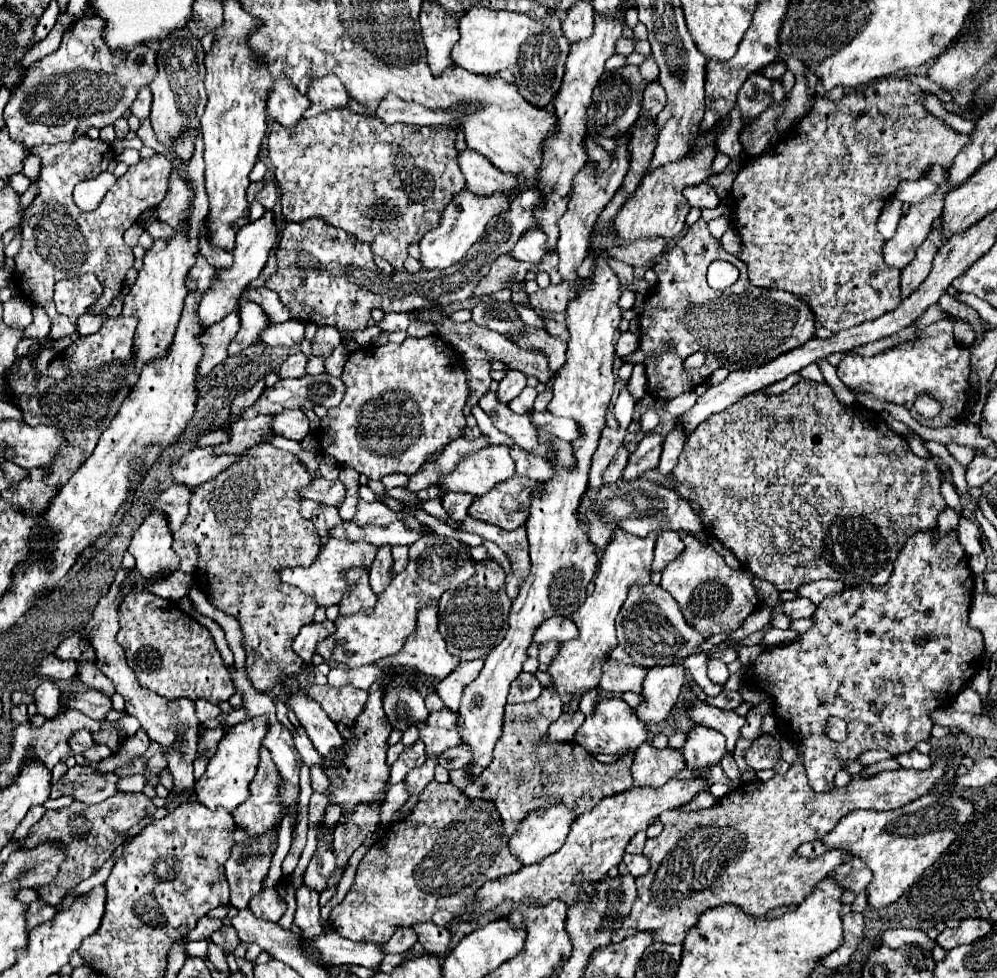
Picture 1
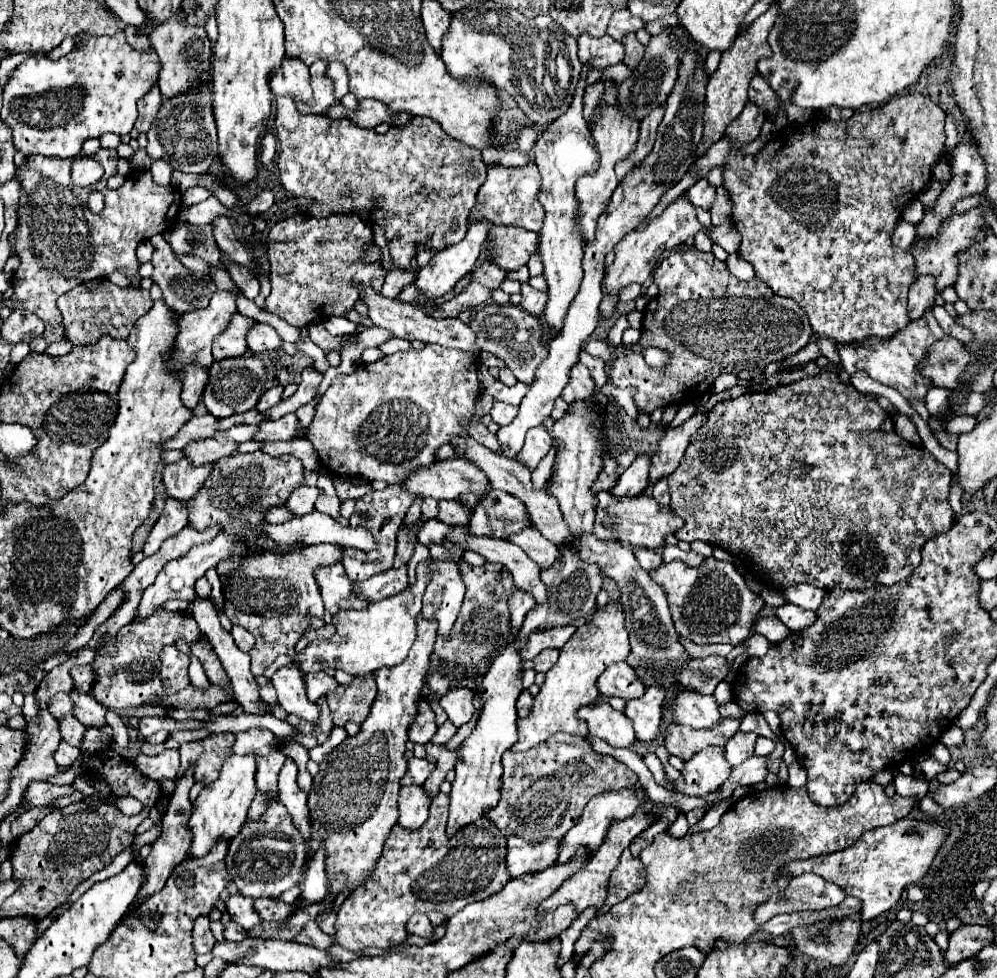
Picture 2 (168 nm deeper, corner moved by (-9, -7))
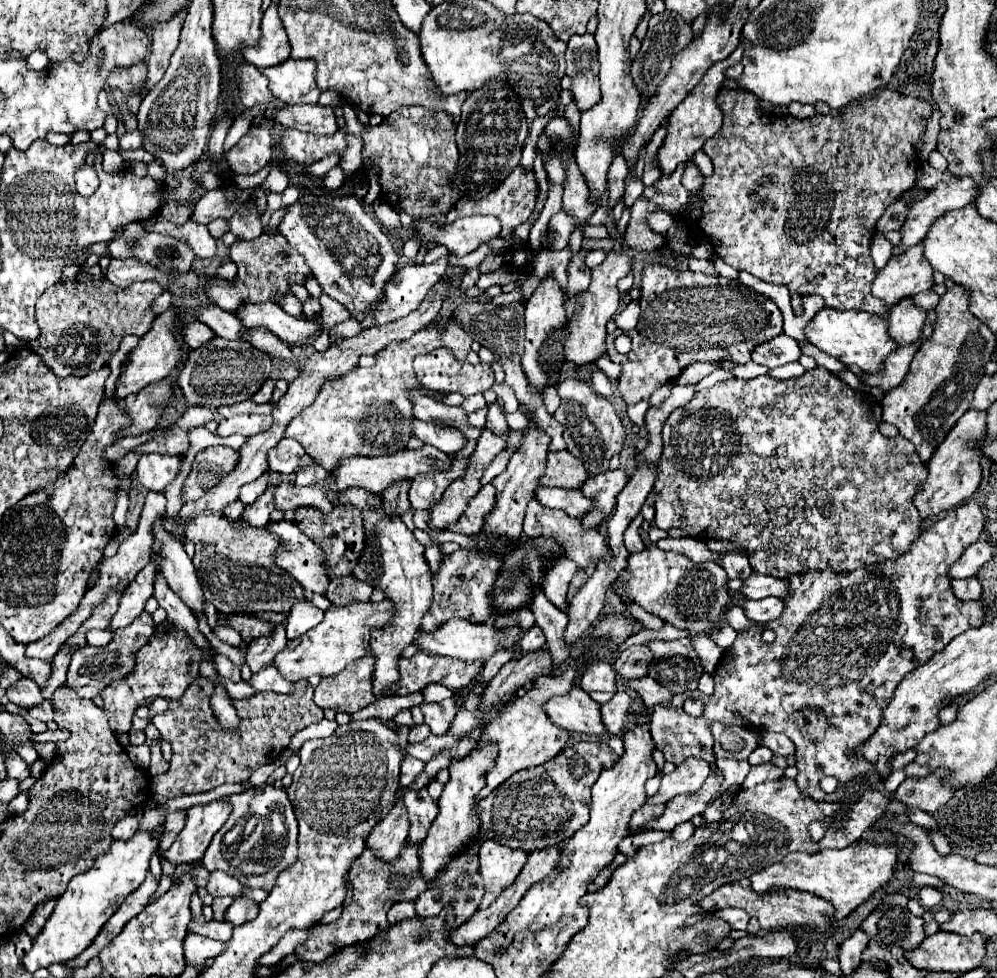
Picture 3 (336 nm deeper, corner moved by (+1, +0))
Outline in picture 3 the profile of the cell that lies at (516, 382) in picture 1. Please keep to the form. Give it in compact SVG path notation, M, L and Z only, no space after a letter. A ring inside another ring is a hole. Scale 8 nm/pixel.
M494 402L494 404L490 406L490 410L488 410L486 428L490 428L490 432L498 432L498 436L500 436L502 432L508 432L508 430L510 430L510 426L508 426L508 422L506 422L506 418L504 418L504 414L502 414L502 410L498 408L496 402Z

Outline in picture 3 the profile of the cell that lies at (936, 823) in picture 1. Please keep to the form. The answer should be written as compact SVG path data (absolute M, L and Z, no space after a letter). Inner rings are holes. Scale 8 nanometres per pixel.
M858 842L842 850L822 850L814 856L792 852L782 862L772 864L760 872L754 872L750 880L750 888L756 894L772 894L774 890L800 890L810 892L814 896L820 896L828 900L834 906L832 918L844 918L854 908L858 908L862 902L868 900L868 896L884 886L896 864L896 852L898 848L892 844L874 844L874 842Z

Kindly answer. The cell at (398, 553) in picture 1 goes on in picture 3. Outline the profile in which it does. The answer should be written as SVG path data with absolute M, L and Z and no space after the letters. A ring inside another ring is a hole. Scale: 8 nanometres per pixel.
M354 576L344 578L332 578L326 590L326 598L334 606L346 606L352 602L368 602L372 594L372 586L366 582L356 580Z

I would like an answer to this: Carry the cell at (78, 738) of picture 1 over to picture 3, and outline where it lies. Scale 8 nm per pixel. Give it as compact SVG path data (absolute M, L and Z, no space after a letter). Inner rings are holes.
M44 700L42 704L38 704L38 708L30 708L28 714L30 714L32 718L38 718L38 720L42 720L42 722L48 722L48 720L54 718L54 708L52 708L52 704L50 704L48 700Z

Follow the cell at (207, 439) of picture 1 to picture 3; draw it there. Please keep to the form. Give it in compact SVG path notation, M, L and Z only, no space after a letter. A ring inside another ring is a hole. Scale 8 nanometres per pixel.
M129 452L115 464L115 471L119 477L127 477L133 474L141 454Z

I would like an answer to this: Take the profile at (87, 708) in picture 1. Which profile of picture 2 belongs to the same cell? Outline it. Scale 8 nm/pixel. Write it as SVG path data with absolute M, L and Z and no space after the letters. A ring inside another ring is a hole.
M56 693L56 695L52 697L52 701L48 703L48 711L50 711L56 719L62 719L62 717L66 717L66 715L72 715L74 703L72 703L72 699L68 697L68 693Z

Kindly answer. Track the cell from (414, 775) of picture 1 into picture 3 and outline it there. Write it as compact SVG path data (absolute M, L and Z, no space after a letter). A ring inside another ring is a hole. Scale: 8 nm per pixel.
M400 800L394 804L394 808L384 816L380 824L374 826L374 832L370 832L370 840L366 840L366 846L378 856L382 862L394 862L400 856L400 850L408 836L408 814L404 808L404 802Z

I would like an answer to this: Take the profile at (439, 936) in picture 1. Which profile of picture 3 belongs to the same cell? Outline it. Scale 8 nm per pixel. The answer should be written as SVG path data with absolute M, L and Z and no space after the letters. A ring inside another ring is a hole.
M408 900L408 902L396 902L390 912L388 912L388 922L394 926L402 920L410 920L410 918L416 918L416 910L414 910L414 902Z

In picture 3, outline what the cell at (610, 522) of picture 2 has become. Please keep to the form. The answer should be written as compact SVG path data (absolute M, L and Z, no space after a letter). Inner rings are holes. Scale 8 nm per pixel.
M538 488L534 498L546 508L562 510L572 518L580 518L592 508L592 500L588 500L580 490L566 490L566 488Z

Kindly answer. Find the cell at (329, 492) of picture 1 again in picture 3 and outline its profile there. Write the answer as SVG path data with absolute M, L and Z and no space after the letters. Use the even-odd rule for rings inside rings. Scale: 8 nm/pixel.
M268 486L266 492L254 504L246 506L246 510L242 512L242 520L246 524L256 526L256 528L264 528L270 522L270 512L274 510L272 492L274 492L274 486Z

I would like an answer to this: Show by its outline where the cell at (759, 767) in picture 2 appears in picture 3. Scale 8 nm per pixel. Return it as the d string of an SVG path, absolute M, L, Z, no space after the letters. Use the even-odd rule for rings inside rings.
M718 770L716 774L708 776L708 780L704 782L704 786L698 792L682 794L682 796L676 796L674 800L670 800L666 804L664 814L660 818L648 820L642 826L642 830L674 830L674 826L678 826L680 822L686 822L692 816L702 814L710 806L712 798L720 790L720 786L722 786L722 772Z

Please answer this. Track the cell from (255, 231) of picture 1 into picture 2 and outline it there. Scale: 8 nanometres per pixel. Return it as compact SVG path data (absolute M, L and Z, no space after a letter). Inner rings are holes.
M216 291L206 309L190 311L180 317L180 321L178 321L180 333L174 343L176 349L168 359L168 371L178 371L180 365L188 365L188 363L200 363L202 367L212 365L212 361L214 361L212 359L212 341L216 339L216 335L220 335L220 331L224 331L228 327L232 315L236 313L236 299L238 299L238 291Z

